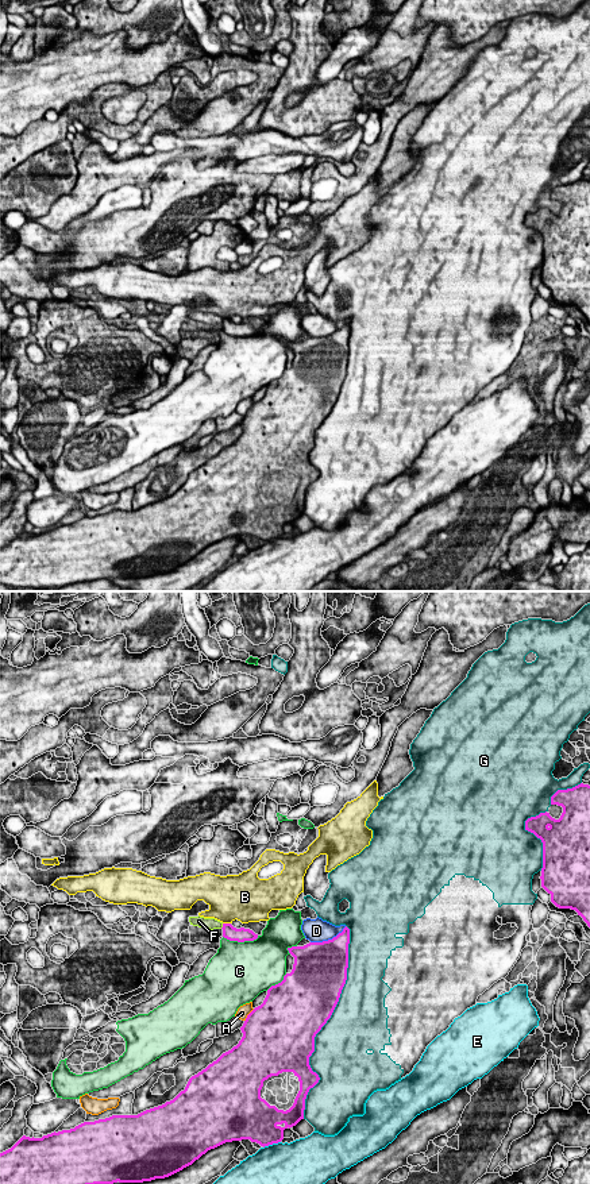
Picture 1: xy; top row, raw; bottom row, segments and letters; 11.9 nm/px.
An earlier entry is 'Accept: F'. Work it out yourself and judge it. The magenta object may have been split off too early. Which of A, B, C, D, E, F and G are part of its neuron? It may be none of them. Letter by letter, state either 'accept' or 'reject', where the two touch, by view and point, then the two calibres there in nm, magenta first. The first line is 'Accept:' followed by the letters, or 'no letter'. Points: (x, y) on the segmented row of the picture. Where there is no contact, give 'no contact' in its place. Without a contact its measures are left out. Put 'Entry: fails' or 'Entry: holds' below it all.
Accept: no letter
A: reject; contact xy (247, 1015); calibres 500 and 140 nm
B: reject; contact xy (227, 924); calibres 170 and 420 nm
C: reject; contact xy (240, 941); calibres 170 and 480 nm
D: reject; contact xy (328, 940); calibres 480 and 280 nm
E: reject; contact xy (272, 1144); calibres 380 and 480 nm
F: reject; contact xy (223, 926); calibres 170 and 130 nm
G: reject; contact xy (326, 1022); calibres 500 and 500 nm
Entry: fails

